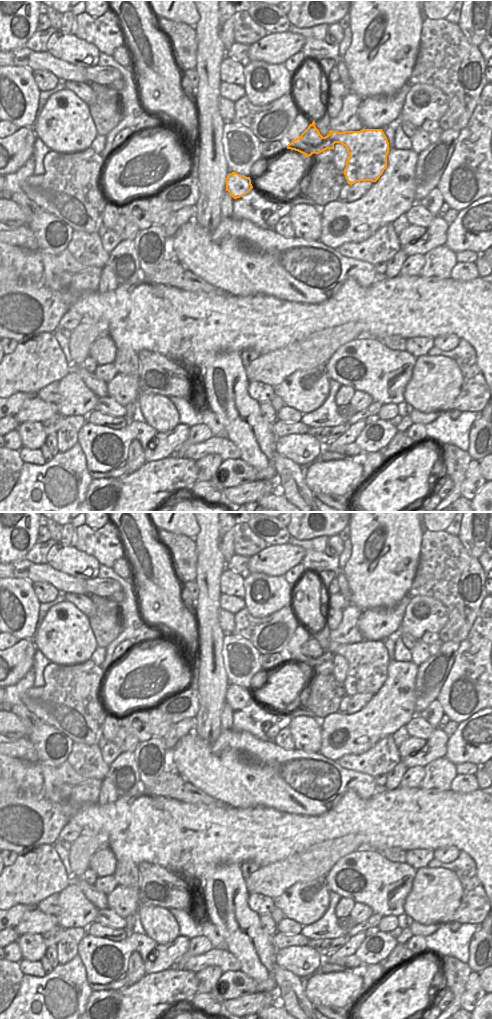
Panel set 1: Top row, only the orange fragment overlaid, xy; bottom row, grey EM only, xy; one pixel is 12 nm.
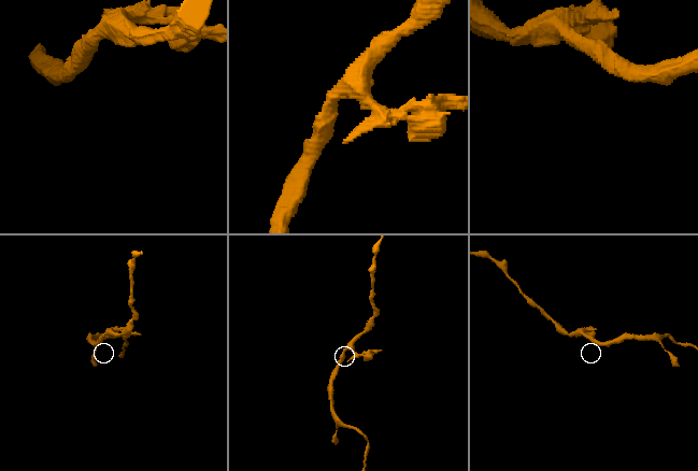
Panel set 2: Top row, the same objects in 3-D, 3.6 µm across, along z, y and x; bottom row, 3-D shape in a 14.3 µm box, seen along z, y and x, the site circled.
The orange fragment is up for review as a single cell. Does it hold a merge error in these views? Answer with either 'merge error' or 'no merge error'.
no merge error

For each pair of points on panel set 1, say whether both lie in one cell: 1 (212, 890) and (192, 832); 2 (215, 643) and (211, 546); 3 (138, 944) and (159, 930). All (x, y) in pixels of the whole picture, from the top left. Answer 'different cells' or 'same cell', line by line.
1: different cells
2: same cell
3: different cells

